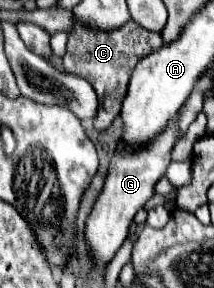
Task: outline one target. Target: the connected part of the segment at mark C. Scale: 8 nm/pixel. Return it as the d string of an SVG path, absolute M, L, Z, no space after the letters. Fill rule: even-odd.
M127 22L121 28L115 28L111 32L97 30L85 24L77 24L73 32L69 34L67 42L67 54L63 58L65 72L81 74L93 88L97 88L97 96L101 102L101 108L95 118L95 128L105 130L121 110L121 100L125 96L125 84L129 82L129 74L133 72L133 66L147 54L161 48L161 34L145 30L137 26L135 22ZM127 26L127 32L125 32Z

